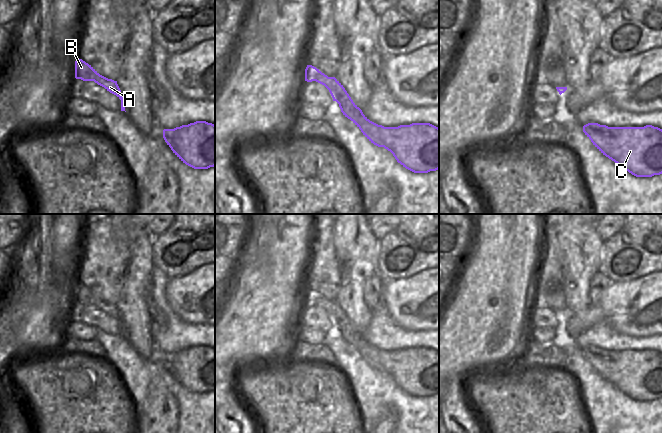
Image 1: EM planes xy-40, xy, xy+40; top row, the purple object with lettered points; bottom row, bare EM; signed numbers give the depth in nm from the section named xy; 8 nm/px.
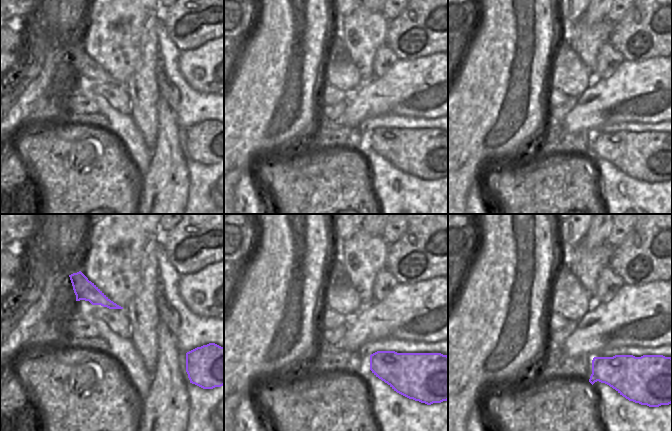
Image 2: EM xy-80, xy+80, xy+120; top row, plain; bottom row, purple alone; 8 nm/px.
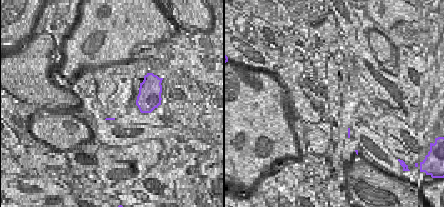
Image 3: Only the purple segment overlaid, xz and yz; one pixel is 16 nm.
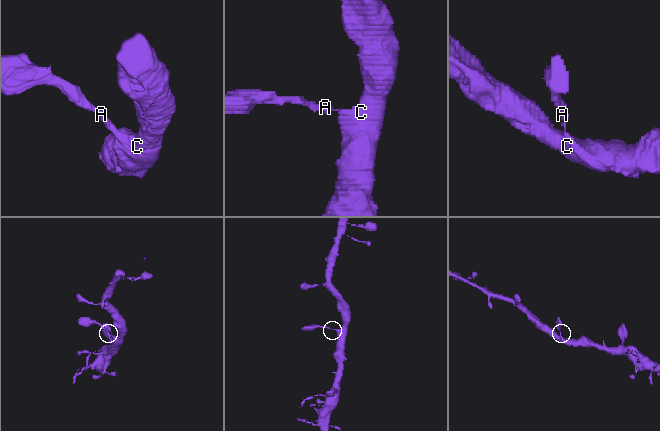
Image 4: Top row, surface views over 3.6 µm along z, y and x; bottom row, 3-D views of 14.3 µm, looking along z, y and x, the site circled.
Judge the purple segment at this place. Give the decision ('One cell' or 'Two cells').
One cell.

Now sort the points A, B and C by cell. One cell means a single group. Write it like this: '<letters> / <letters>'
A B C

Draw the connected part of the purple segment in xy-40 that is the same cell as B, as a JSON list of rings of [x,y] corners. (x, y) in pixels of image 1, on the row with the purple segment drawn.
[[[76,59],[75,61],[75,78],[83,81],[94,81],[98,85],[104,87],[107,91],[116,95],[121,100],[121,111],[125,111],[123,96],[117,81],[100,75],[91,65],[82,59]]]

